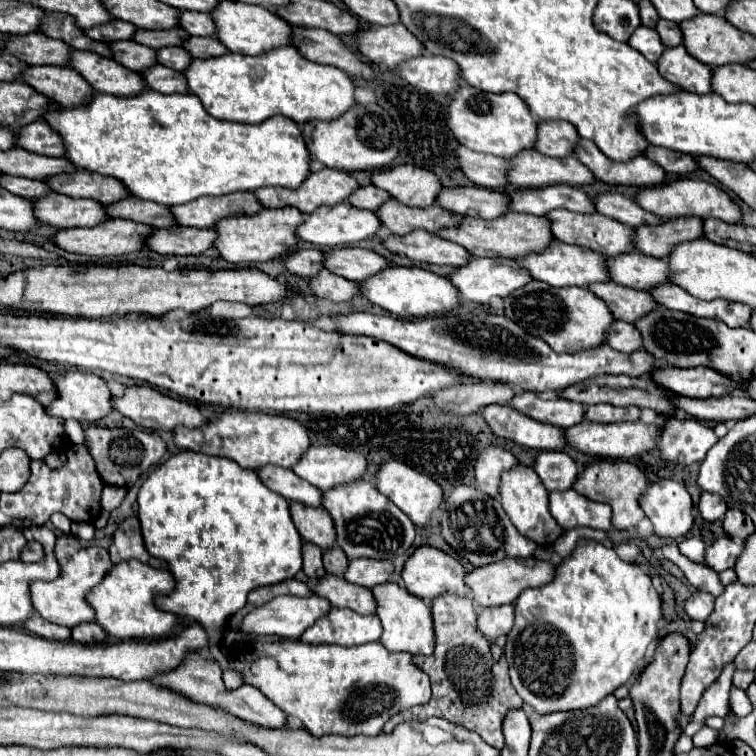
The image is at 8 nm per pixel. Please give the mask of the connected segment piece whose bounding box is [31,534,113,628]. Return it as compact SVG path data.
M59 536L55 542L55 558L61 566L61 574L53 582L33 582L31 600L35 604L35 612L55 624L75 628L83 622L95 622L95 610L91 610L87 602L87 592L97 586L113 568L113 562L105 548L89 546L81 548L75 536Z

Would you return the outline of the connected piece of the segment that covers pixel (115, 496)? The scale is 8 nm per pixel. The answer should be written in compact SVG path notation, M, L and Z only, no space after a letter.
M105 486L103 494L101 494L101 500L99 500L101 510L105 510L105 512L115 510L123 502L125 496L127 496L125 488L121 488L121 486L117 486L117 488L115 486Z

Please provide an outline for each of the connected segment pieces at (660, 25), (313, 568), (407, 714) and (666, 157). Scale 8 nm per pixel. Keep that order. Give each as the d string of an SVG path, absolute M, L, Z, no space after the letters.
M659 20L657 22L657 32L663 40L665 46L679 46L683 44L683 32L681 26L675 22L667 22L667 20Z
M309 542L303 544L303 572L313 580L321 580L327 574L323 570L323 550Z
M443 594L433 600L433 626L437 638L435 652L425 658L415 656L415 664L431 678L433 696L427 706L415 706L393 716L385 724L385 732L391 732L399 722L405 720L427 720L431 716L439 716L477 732L493 748L503 748L503 718L507 716L507 710L523 708L523 700L511 686L505 656L501 654L501 658L495 662L487 646L487 638L479 634L475 622L477 610L473 608L473 602L469 598Z
M649 146L645 152L647 158L651 158L653 162L657 162L661 168L665 168L671 174L689 174L695 170L701 170L701 166L697 164L695 158L691 158L689 154L679 154L675 150L667 150L667 148L659 148L659 146Z

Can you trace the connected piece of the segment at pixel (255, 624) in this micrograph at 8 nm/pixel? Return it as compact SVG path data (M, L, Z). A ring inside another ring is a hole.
M313 594L309 598L301 598L301 596L277 596L271 602L267 602L265 606L249 612L245 616L245 620L241 622L241 630L249 632L249 634L277 634L283 638L299 638L309 626L313 626L313 622L327 614L331 610L331 602L327 602L327 598L323 600L321 596Z

